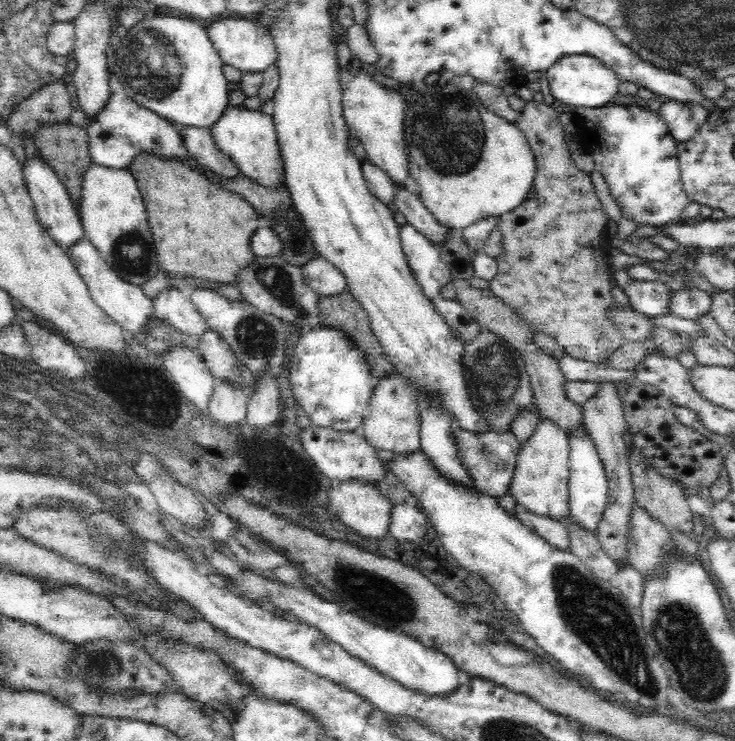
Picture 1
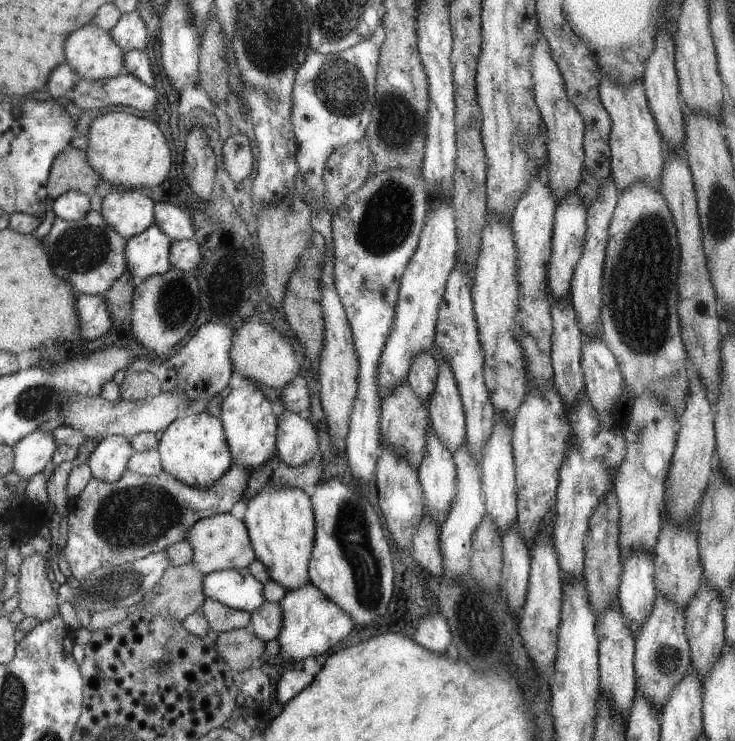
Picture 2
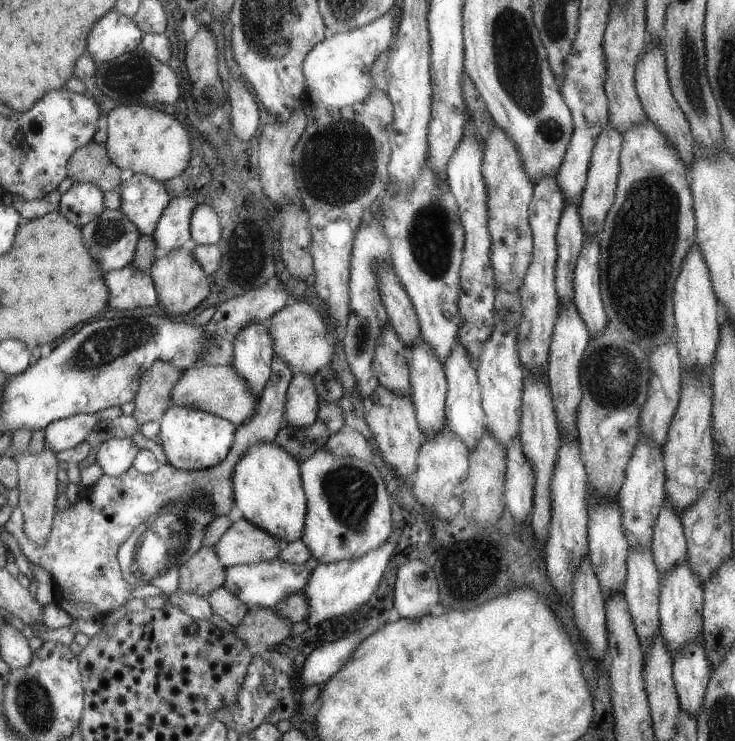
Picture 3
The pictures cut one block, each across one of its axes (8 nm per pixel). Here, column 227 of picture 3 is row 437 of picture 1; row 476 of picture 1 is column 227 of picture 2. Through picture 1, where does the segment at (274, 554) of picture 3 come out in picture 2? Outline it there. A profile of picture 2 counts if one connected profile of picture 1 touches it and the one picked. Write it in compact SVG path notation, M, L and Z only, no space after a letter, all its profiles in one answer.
M217 514L195 522L183 540L187 540L187 544L191 546L191 562L203 576L219 570L243 570L255 560L255 550L247 526L243 524L243 520L237 520L231 514Z

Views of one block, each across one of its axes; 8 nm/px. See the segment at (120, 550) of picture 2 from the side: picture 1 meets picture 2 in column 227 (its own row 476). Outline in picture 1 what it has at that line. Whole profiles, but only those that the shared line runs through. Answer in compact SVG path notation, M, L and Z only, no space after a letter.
M458 428L456 434L452 434L452 440L456 440L456 452L460 452L460 460L464 460L464 470L470 474L472 486L476 490L492 496L494 500L498 500L502 494L508 494L522 446L510 432L490 432L484 436L476 436L476 432Z

